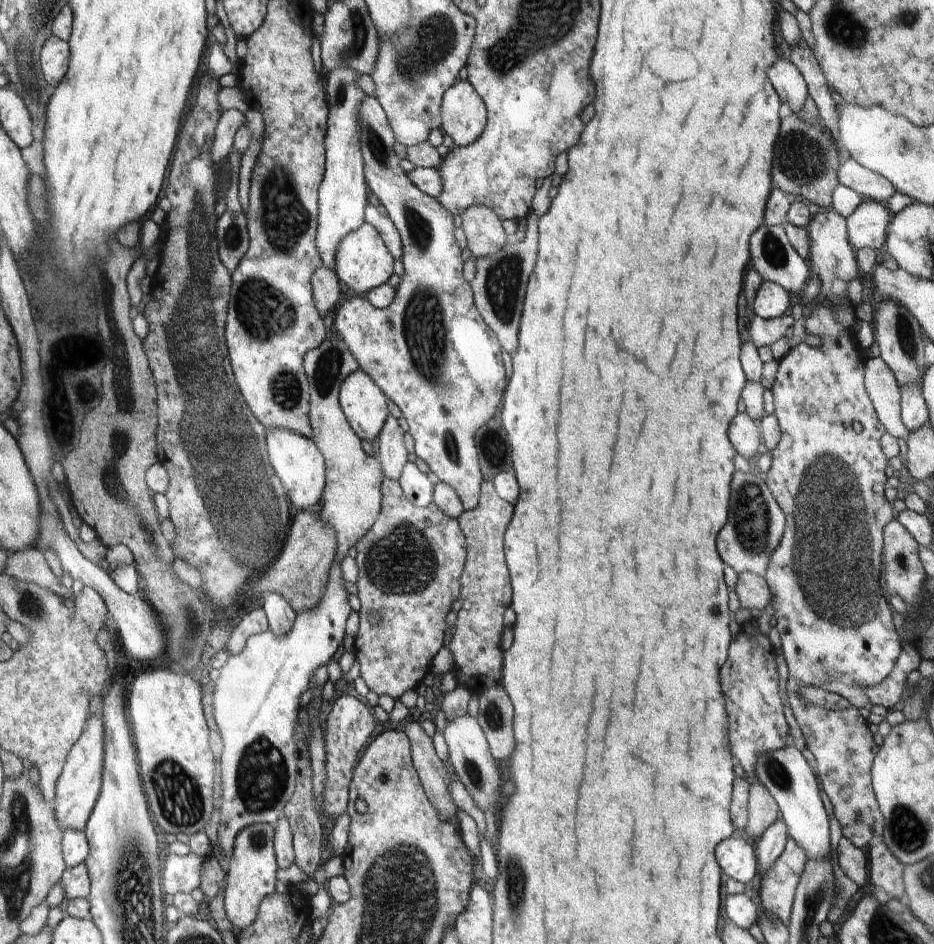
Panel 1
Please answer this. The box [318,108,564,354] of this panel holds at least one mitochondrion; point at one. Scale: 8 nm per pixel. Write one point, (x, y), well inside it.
(504, 275)

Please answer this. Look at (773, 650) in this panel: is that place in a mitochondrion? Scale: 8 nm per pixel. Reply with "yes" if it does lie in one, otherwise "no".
no

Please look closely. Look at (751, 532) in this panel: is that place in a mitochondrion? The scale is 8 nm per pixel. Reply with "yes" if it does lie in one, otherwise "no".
yes

